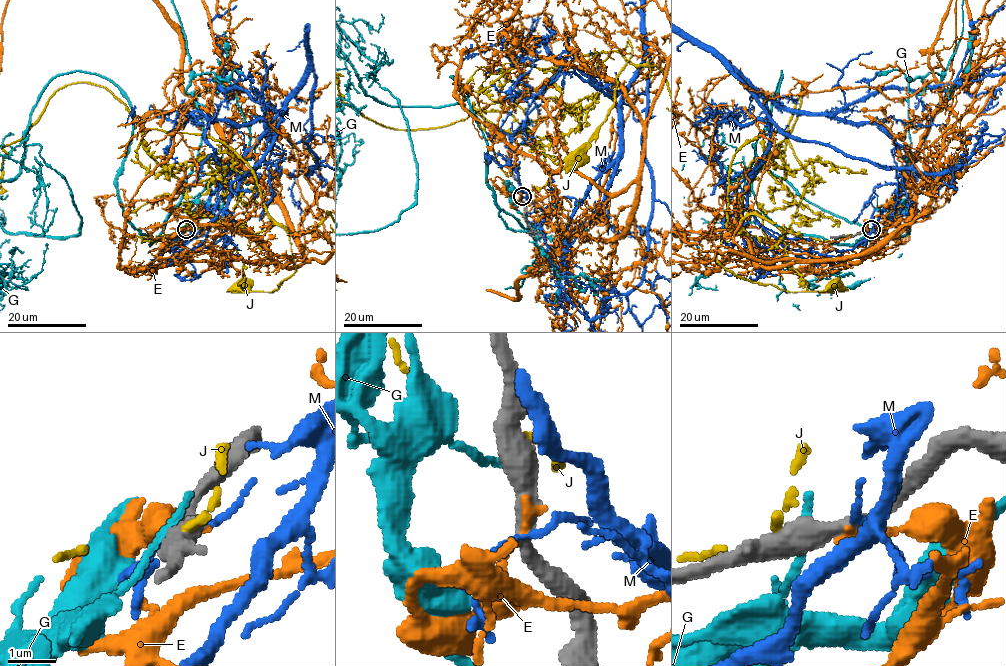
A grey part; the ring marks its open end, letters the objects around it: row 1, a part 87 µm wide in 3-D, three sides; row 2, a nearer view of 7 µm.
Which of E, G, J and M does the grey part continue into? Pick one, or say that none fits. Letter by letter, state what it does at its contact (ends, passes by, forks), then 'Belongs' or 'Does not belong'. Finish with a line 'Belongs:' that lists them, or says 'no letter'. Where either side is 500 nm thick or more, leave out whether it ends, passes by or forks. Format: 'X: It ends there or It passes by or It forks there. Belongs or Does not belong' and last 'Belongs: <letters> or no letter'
E: It ends there. Does not belong
G: It ends there. Does not belong
J: Does not belong
M: It passes by. Does not belong
Belongs: no letter

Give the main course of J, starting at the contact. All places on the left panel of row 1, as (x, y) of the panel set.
J: (185, 230), (142, 243), (217, 224), (259, 233), (283, 227), (296, 271), (273, 292), (242, 285)

